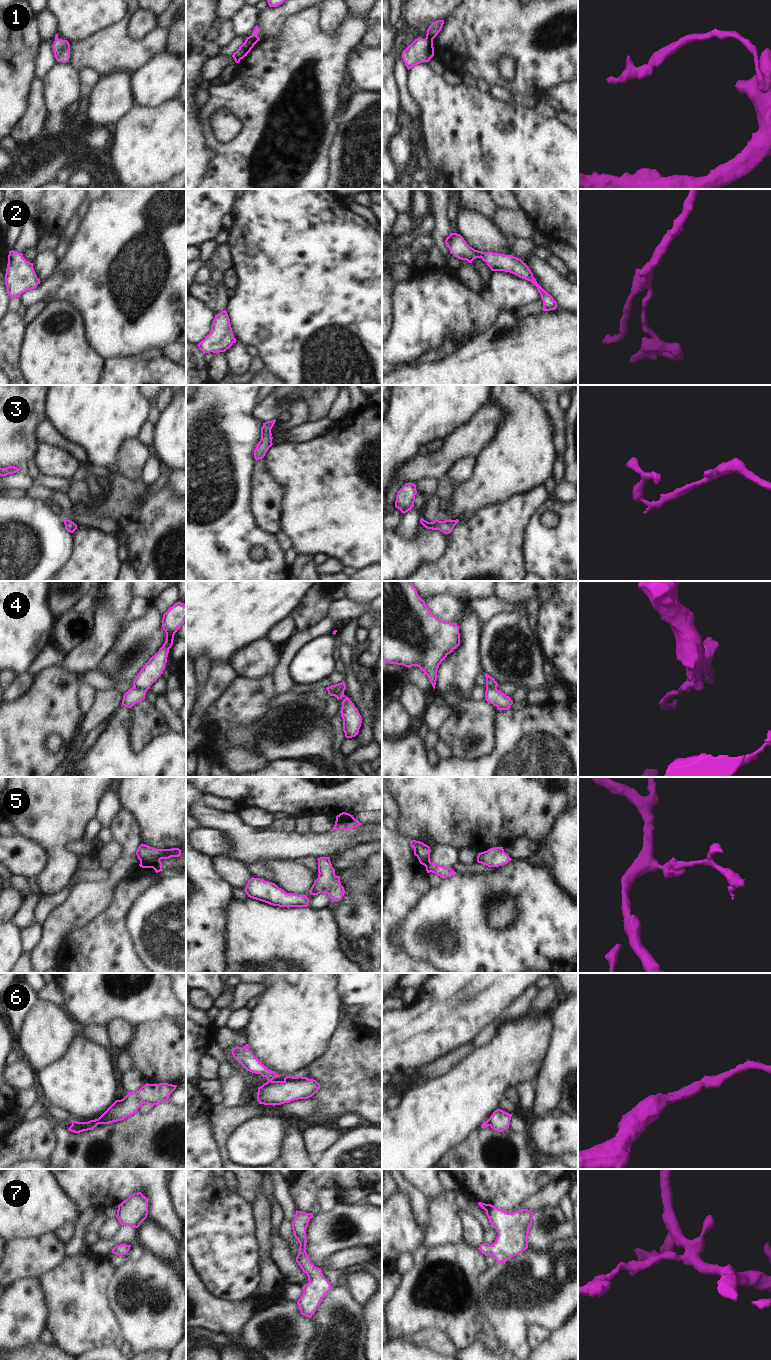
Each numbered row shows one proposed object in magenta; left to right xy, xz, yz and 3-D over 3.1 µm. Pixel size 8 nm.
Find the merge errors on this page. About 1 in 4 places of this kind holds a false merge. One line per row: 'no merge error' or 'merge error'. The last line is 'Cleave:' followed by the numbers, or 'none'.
1: merge error
2: no merge error
3: no merge error
4: merge error
5: merge error
6: merge error
7: no merge error
Cleave: 1, 4, 5, 6

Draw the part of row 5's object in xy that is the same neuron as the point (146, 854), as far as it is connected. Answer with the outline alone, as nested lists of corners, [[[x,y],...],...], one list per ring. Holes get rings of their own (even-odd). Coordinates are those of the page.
[[[142,843],[138,847],[136,855],[140,862],[153,864],[154,862],[160,861],[161,859],[179,857],[181,855],[181,850],[179,848],[156,849]]]

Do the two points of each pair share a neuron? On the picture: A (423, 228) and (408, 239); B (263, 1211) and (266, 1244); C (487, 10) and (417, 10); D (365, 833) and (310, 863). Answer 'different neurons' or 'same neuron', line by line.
A: same neuron
B: same neuron
C: different neurons
D: different neurons

